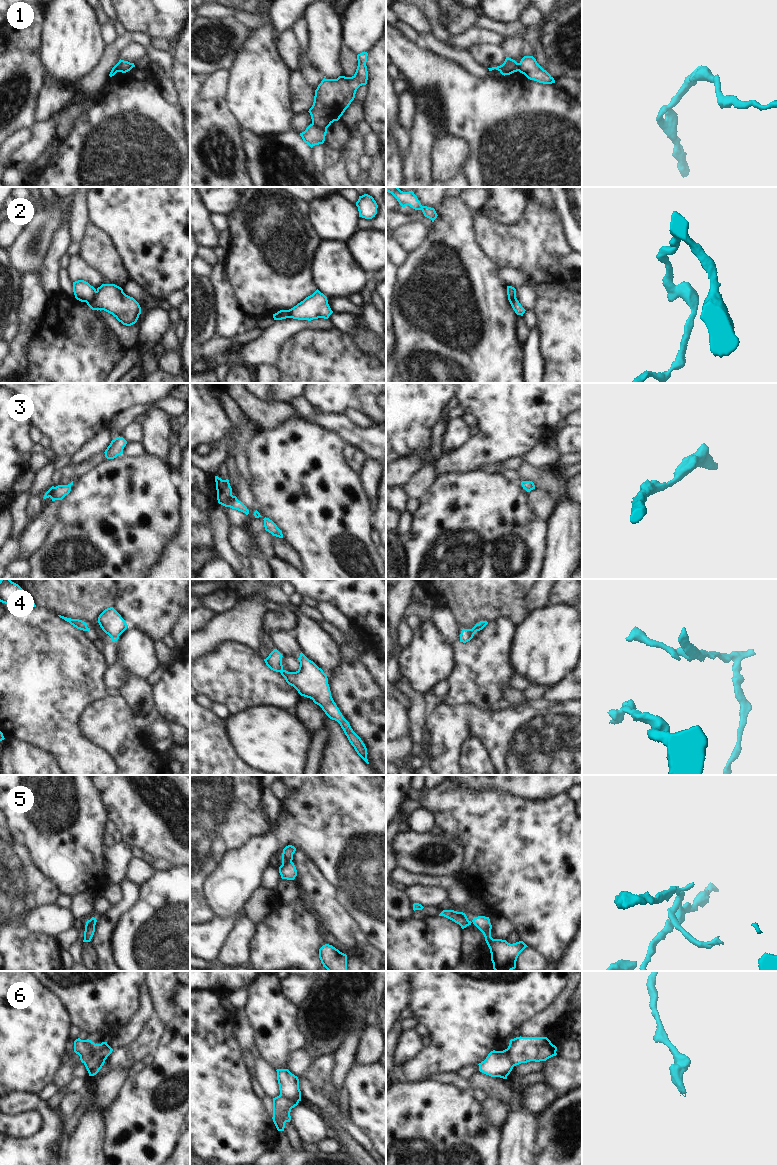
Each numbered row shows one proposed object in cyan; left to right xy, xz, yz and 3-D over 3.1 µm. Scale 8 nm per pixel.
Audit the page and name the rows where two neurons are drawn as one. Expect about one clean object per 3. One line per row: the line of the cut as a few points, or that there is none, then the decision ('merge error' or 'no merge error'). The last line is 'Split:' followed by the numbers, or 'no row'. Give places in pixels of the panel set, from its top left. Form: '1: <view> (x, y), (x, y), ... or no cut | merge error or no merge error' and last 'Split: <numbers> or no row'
1: xz (312, 123), (320, 128), (326, 128) | merge error
2: xy (97, 291), (86, 302) | merge error
3: no cut | no merge error
4: no cut | no merge error
5: xz (291, 861), (282, 863) | merge error
6: xy (96, 1044), (94, 1053), (84, 1063) | merge error
Split: 1, 2, 5, 6

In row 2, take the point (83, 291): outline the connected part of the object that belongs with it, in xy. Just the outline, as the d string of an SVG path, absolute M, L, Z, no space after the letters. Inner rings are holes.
M78 280L73 282L73 292L77 300L87 303L94 298L97 291L88 282Z

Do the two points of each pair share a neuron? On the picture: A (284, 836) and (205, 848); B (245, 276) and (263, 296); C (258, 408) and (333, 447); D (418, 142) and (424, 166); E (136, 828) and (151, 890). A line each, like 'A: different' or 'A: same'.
A: different
B: same
C: different
D: same
E: different

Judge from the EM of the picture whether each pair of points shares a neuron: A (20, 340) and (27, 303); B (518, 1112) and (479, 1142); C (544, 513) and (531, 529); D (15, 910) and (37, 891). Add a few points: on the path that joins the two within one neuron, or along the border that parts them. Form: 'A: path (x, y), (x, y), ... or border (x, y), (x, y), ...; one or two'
A: path (27, 331), (27, 312); one
B: border (502, 1127), (498, 1150); two
C: border (527, 497), (527, 503), (533, 510), (547, 520); two
D: path (20, 905), (32, 893); one

